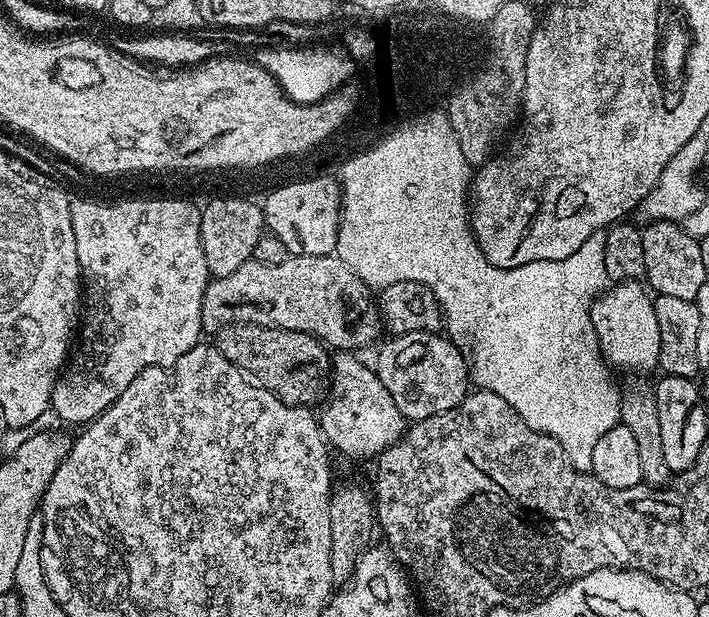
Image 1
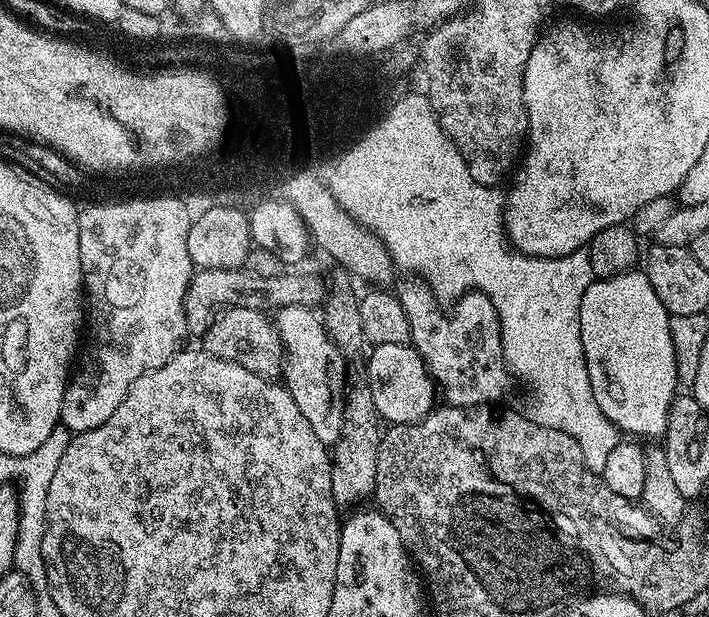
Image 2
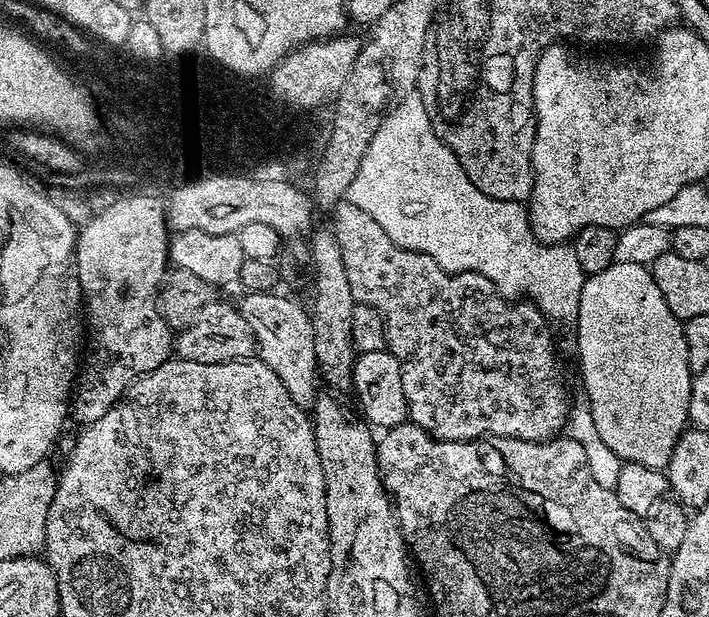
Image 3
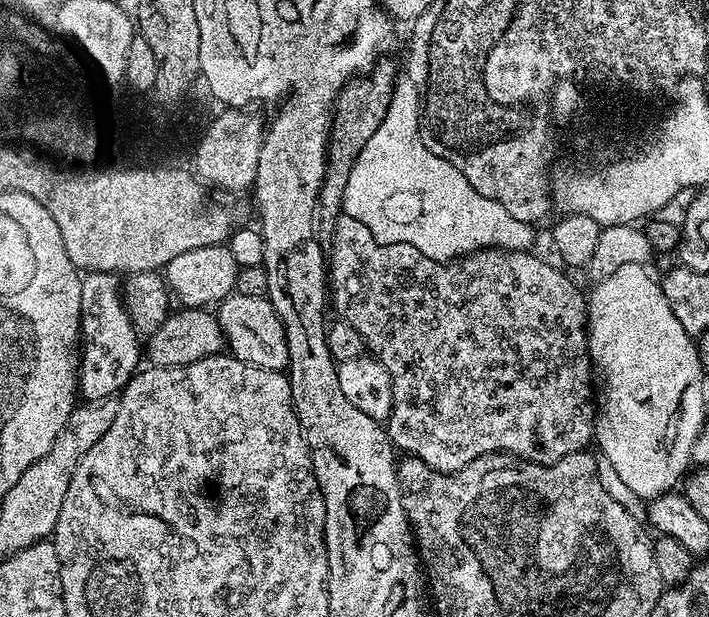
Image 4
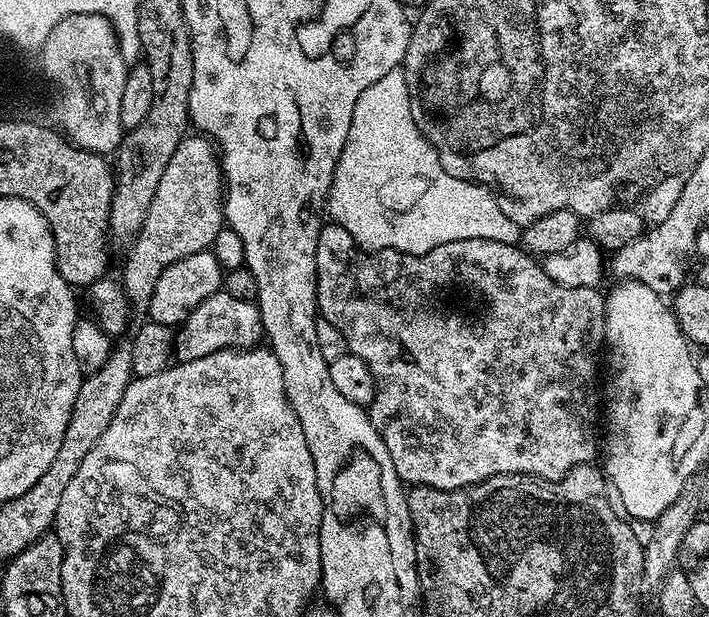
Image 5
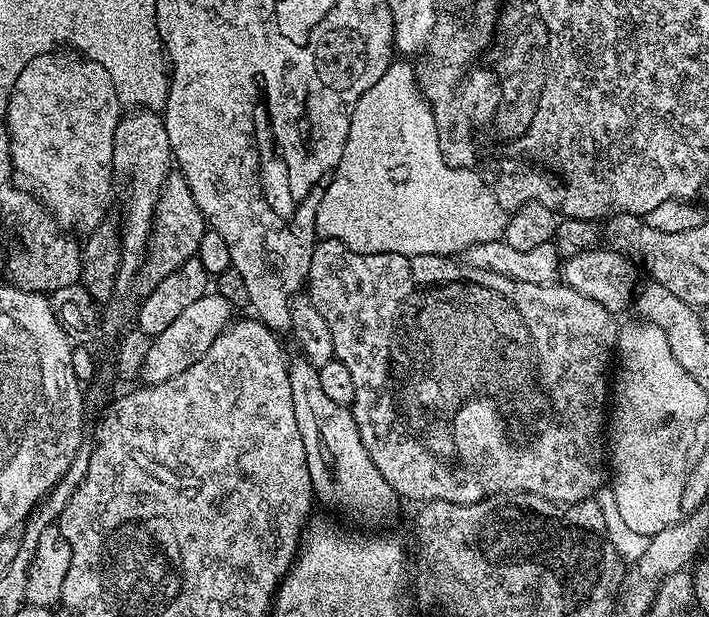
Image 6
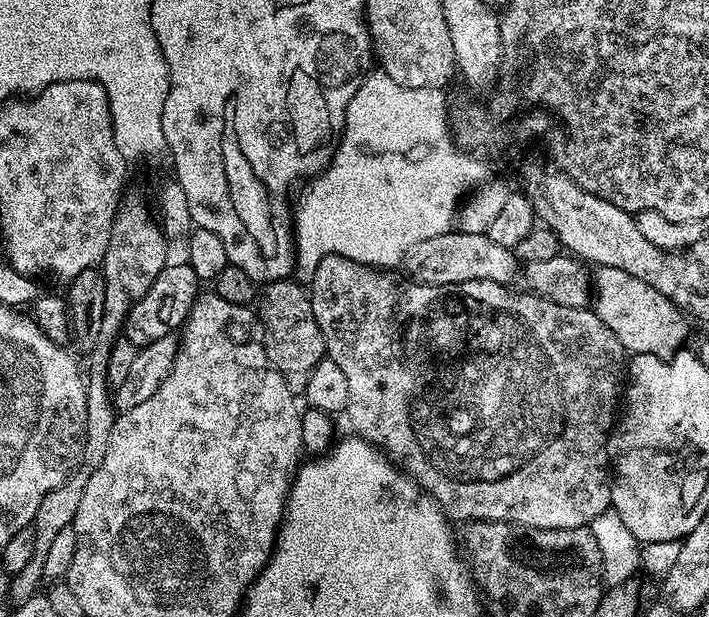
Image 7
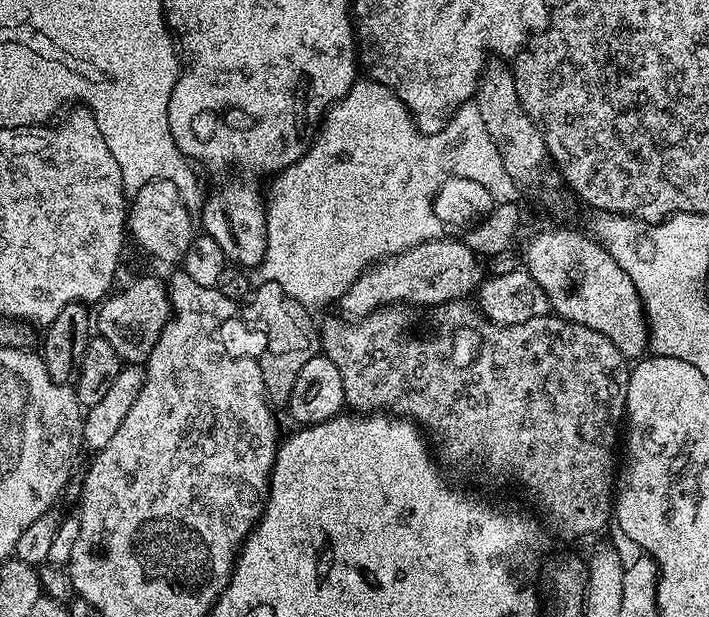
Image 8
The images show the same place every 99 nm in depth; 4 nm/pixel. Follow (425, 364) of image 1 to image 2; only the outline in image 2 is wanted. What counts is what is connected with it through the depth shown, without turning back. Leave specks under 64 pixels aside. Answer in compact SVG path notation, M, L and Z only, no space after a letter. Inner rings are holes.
M386 342L375 345L371 351L368 356L366 387L370 390L374 410L381 421L389 425L413 424L433 411L437 403L435 400L438 400L438 389L432 377L428 375L424 360L411 343Z

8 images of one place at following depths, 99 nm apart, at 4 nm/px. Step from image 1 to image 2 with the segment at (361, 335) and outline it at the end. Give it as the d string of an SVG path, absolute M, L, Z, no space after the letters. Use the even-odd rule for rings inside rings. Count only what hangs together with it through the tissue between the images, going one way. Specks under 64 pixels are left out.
M201 268L193 271L192 281L186 290L184 299L184 313L188 336L202 338L206 330L212 325L218 313L225 308L259 308L261 310L279 310L299 304L303 306L316 306L323 301L326 295L325 285L320 285L316 276L288 276L281 274L274 278L258 278L258 274L250 274L243 268L230 270L210 270Z

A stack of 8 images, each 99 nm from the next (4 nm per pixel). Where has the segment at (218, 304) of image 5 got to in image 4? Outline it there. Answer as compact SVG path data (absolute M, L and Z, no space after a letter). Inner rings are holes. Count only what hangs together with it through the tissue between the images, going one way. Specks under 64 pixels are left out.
M233 294L218 305L220 329L224 331L226 348L231 355L244 364L284 372L288 367L288 347L284 323L278 318L274 306L262 296Z

